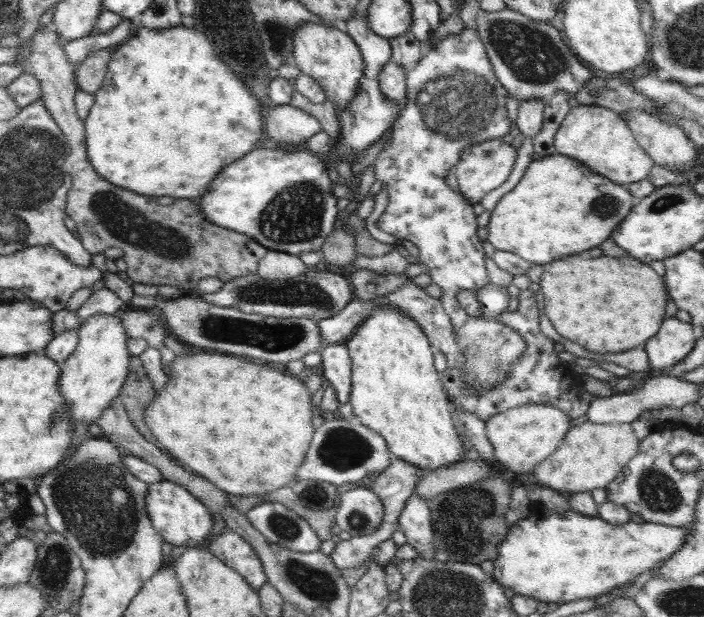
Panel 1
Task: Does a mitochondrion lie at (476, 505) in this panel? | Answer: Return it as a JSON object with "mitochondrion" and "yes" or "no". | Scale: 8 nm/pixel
{"mitochondrion":"yes"}

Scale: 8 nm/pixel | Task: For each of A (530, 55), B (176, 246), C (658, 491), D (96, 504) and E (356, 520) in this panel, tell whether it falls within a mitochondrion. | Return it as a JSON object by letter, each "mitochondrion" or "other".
{"A":"mitochondrion","B":"mitochondrion","C":"mitochondrion","D":"mitochondrion","E":"mitochondrion"}

